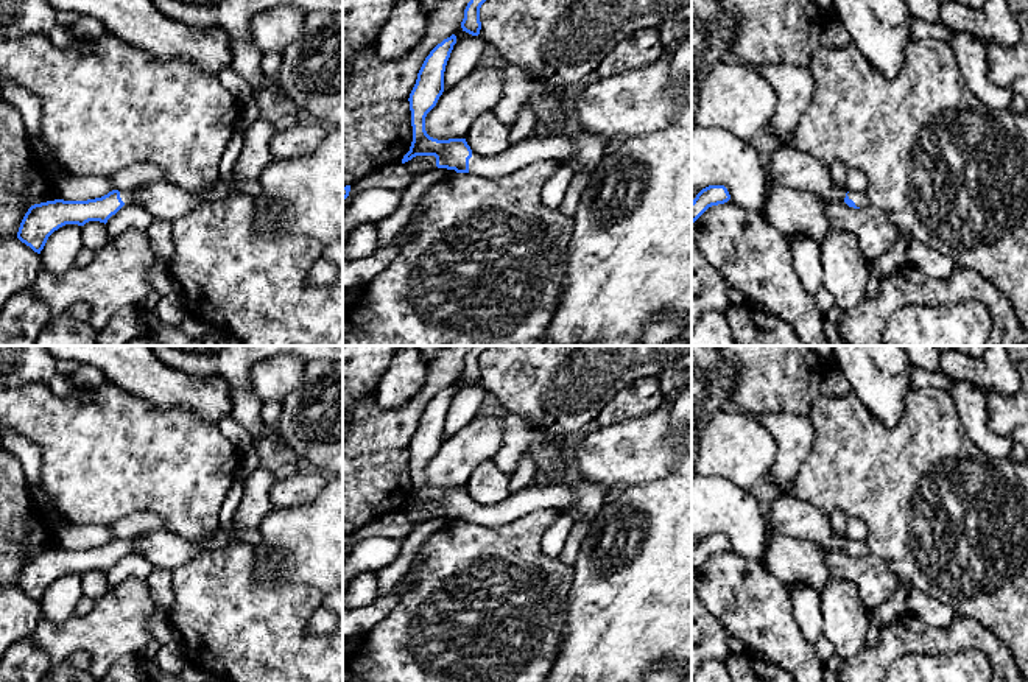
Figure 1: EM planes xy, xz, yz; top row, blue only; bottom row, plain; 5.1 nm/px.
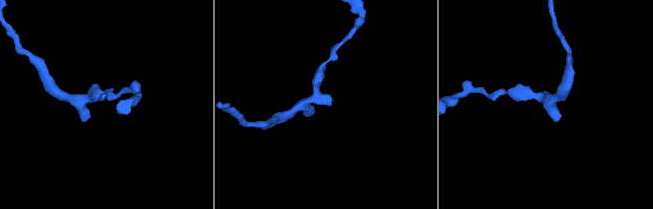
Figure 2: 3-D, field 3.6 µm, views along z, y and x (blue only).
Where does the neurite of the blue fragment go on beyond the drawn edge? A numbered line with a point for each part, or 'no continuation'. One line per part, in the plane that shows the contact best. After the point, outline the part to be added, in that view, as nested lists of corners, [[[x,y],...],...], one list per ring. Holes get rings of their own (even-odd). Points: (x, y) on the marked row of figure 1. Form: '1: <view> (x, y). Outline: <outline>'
1: xz (531, 150). Outline: [[[526,137],[520,143],[509,145],[503,153],[491,157],[472,153],[469,173],[488,179],[505,178],[517,170],[545,160],[565,160],[576,151],[570,137]]]

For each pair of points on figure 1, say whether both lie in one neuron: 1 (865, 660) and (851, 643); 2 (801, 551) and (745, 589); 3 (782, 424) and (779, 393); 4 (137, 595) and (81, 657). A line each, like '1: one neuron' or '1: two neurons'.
1: two neurons
2: two neurons
3: two neurons
4: two neurons

